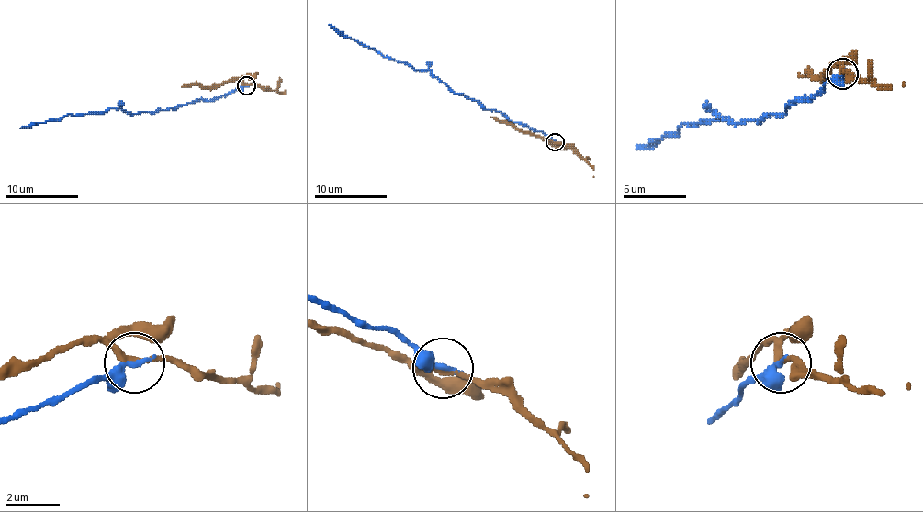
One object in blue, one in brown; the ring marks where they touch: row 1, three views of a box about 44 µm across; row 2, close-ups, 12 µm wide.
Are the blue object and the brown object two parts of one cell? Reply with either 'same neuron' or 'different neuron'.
different neuron

